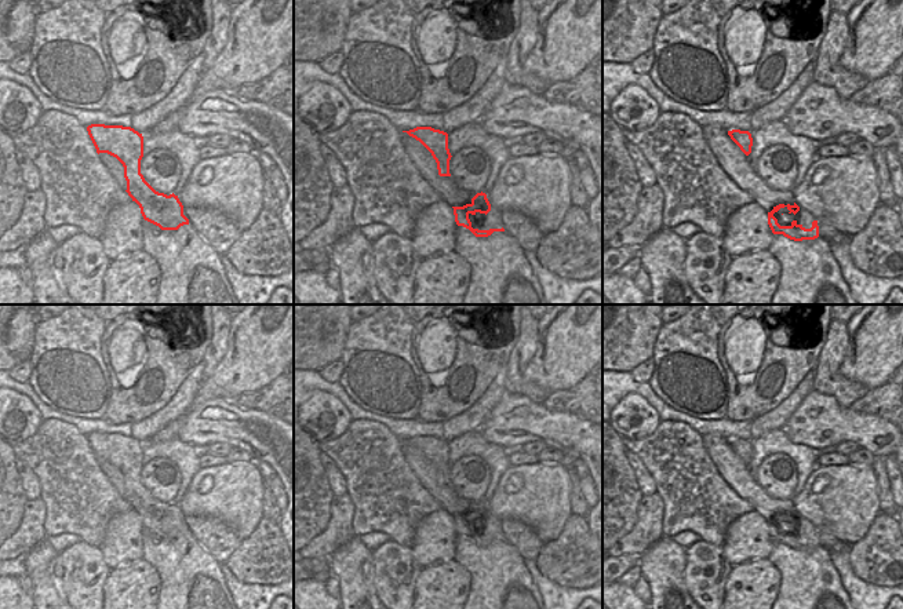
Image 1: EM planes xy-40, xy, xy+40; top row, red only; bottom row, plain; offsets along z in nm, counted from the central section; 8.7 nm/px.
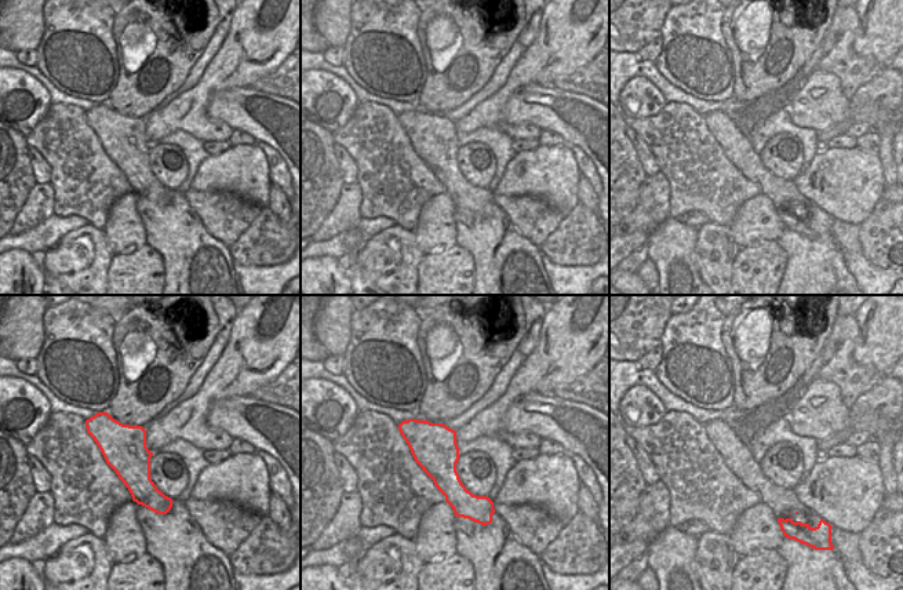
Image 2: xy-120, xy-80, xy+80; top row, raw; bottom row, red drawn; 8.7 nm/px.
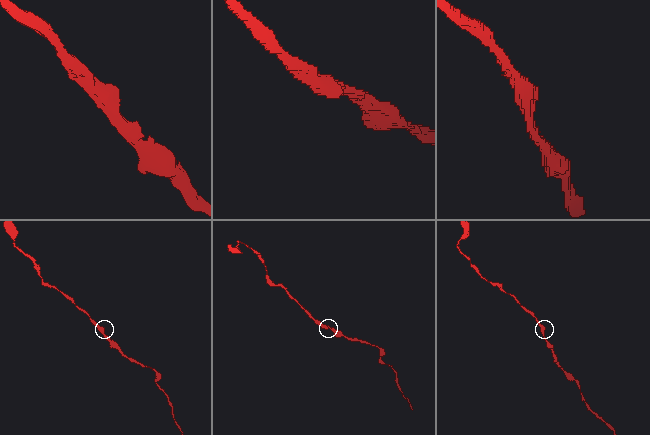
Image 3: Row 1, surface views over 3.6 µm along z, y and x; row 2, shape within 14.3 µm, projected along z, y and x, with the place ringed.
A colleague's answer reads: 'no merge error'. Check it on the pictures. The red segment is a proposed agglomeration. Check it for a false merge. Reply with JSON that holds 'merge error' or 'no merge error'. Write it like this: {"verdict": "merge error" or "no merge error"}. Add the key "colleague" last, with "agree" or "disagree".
{"verdict": "no merge error", "colleague": "agree"}

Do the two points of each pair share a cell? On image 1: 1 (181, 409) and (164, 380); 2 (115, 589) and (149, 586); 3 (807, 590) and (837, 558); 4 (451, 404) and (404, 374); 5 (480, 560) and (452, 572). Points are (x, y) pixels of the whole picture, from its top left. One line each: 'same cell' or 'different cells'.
1: different cells
2: same cell
3: different cells
4: different cells
5: different cells

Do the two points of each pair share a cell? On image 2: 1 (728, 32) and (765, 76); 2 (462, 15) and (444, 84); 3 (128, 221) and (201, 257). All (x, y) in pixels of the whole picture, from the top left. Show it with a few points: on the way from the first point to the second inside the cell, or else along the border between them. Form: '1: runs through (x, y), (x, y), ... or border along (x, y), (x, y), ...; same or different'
1: runs through (735, 50), (739, 57), (739, 77), (747, 79); same
2: runs through (470, 32), (470, 58), (461, 68); same
3: border along (137, 196), (137, 212), (146, 243); different

